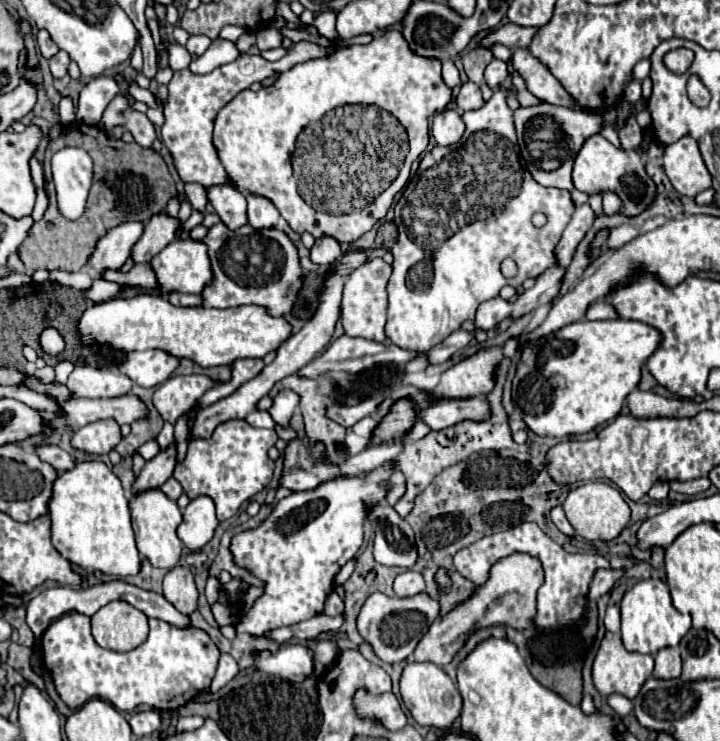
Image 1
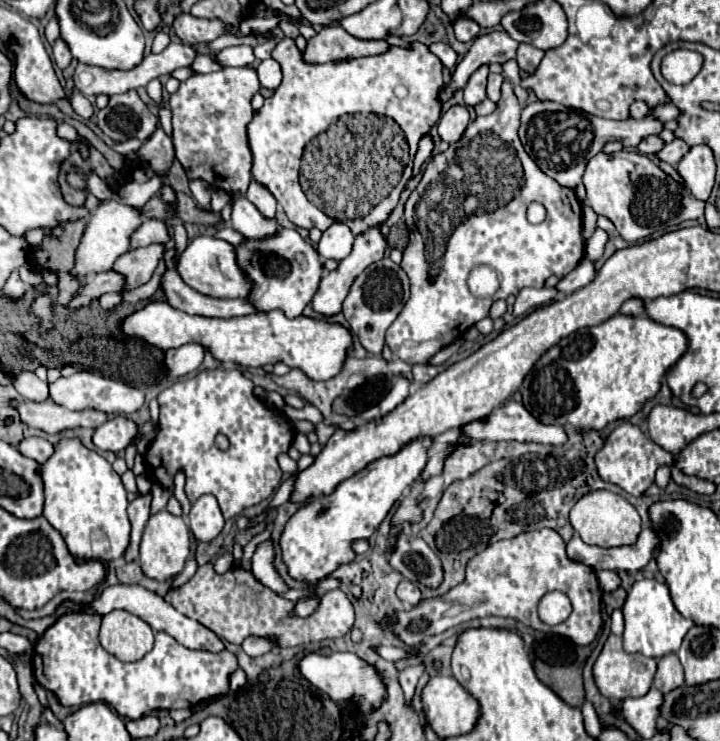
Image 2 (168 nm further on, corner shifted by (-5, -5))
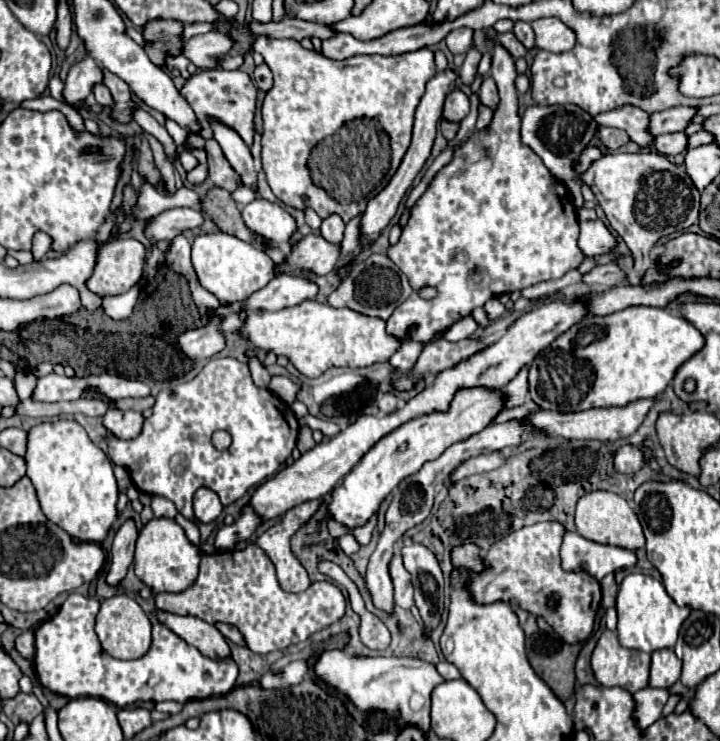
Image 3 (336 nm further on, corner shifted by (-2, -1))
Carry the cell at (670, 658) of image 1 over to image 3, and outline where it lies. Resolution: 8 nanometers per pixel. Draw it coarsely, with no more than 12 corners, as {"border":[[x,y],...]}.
{"border":[[672,649],[652,653],[650,687],[670,689],[682,671]]}

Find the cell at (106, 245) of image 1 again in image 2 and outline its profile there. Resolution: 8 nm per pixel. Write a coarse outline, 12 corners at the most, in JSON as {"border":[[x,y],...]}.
{"border":[[147,219],[131,237],[131,247],[171,241],[167,223]]}

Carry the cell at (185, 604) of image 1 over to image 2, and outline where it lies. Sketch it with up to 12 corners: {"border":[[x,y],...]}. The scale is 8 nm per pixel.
{"border":[[213,563],[165,595],[229,643],[277,647],[343,637],[353,605],[327,591],[313,615],[293,615],[251,571]]}

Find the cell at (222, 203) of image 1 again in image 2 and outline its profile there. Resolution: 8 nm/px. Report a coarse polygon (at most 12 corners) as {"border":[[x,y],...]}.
{"border":[[245,197],[235,199],[231,223],[249,239],[277,233]]}

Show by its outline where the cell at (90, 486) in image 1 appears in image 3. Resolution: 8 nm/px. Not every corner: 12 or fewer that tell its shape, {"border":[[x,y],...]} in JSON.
{"border":[[76,421],[28,433],[44,515],[104,543],[118,519],[112,461]]}

